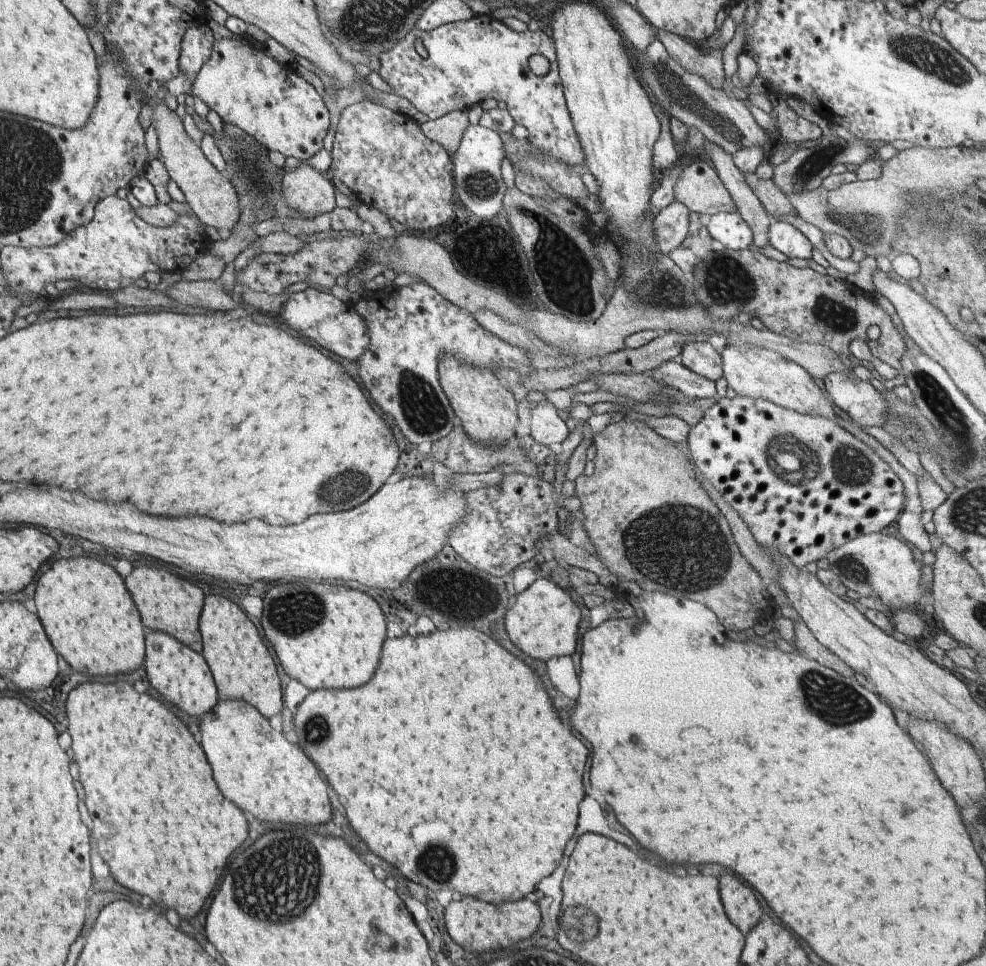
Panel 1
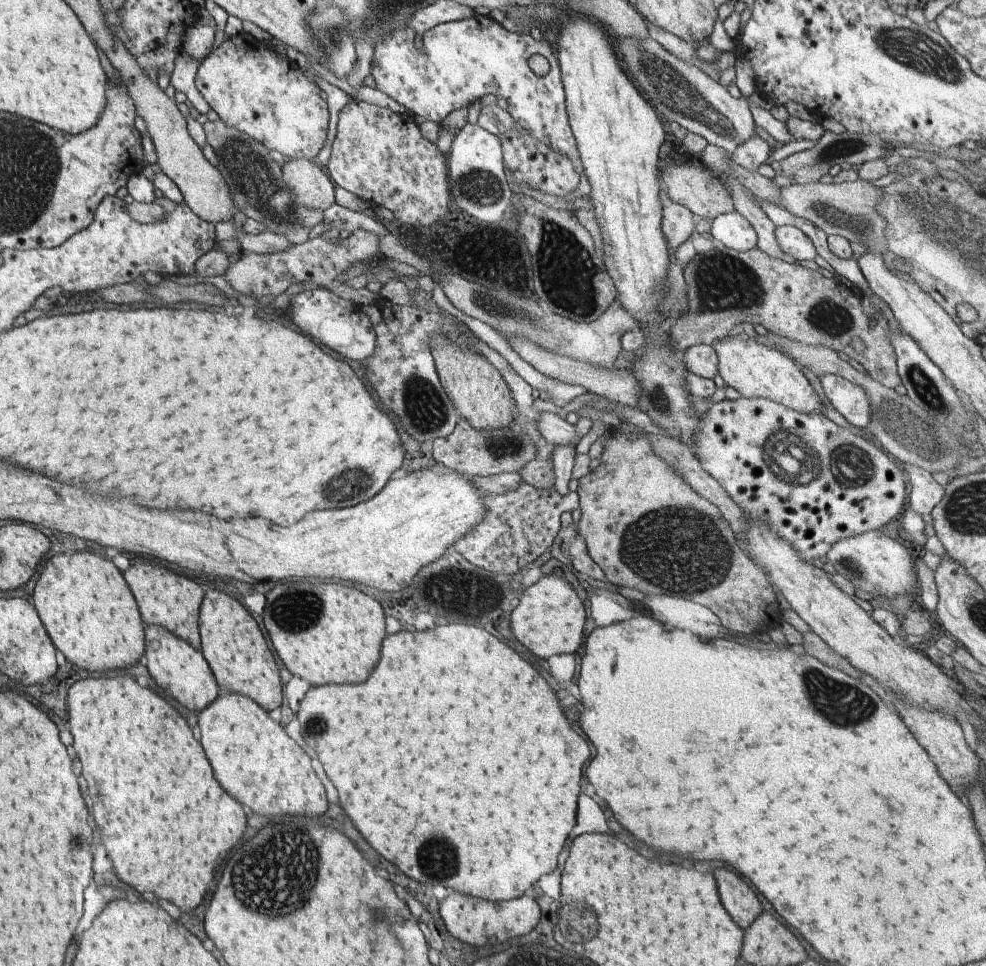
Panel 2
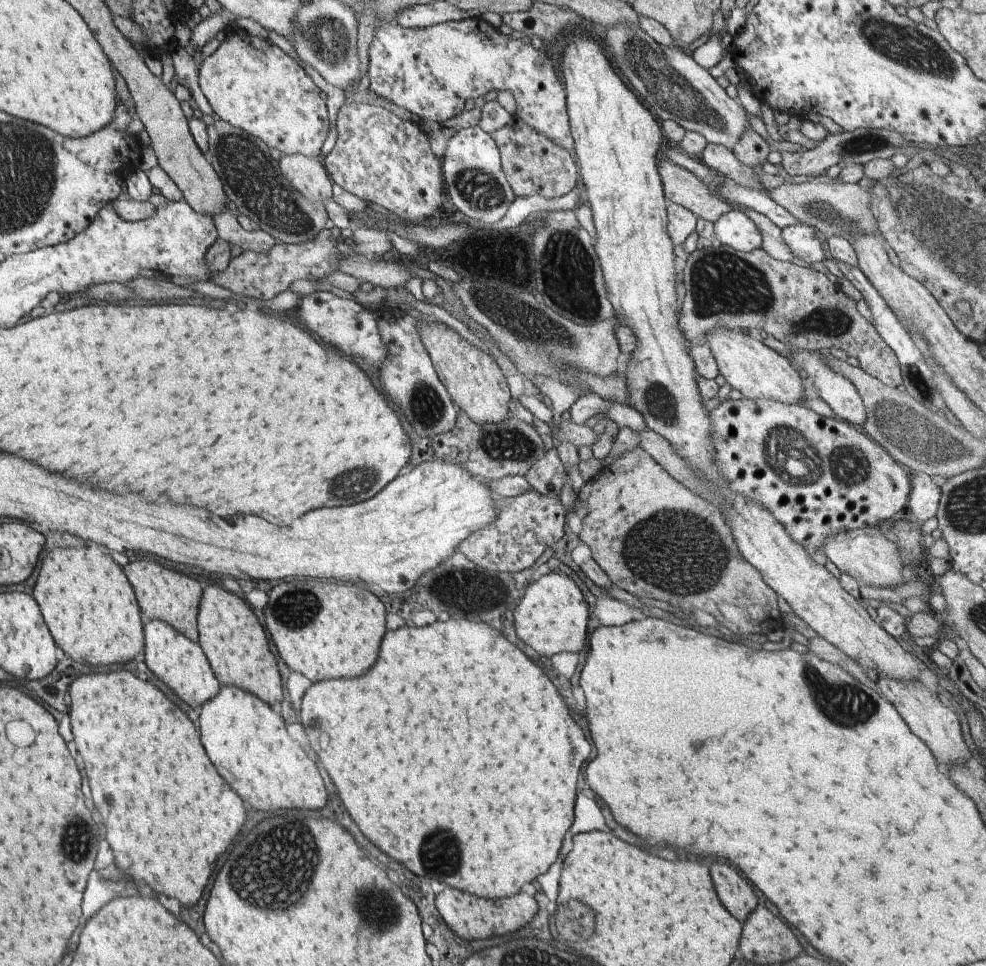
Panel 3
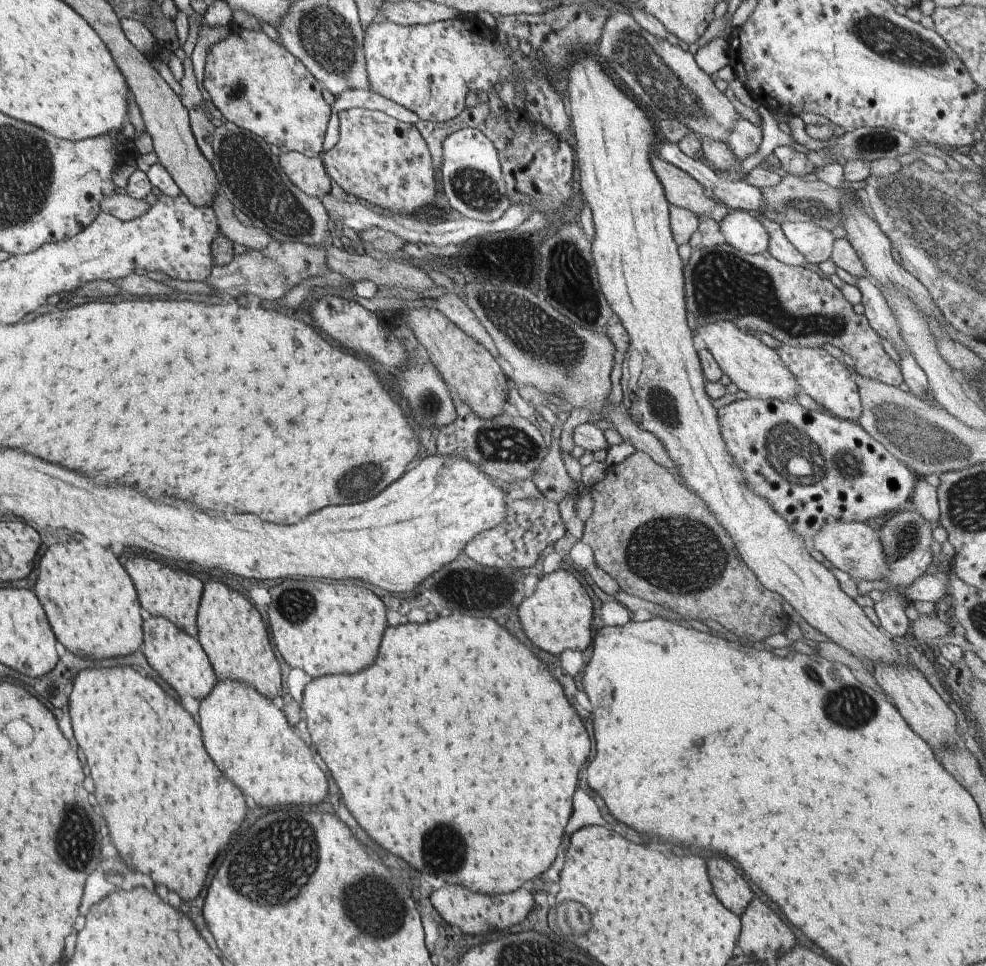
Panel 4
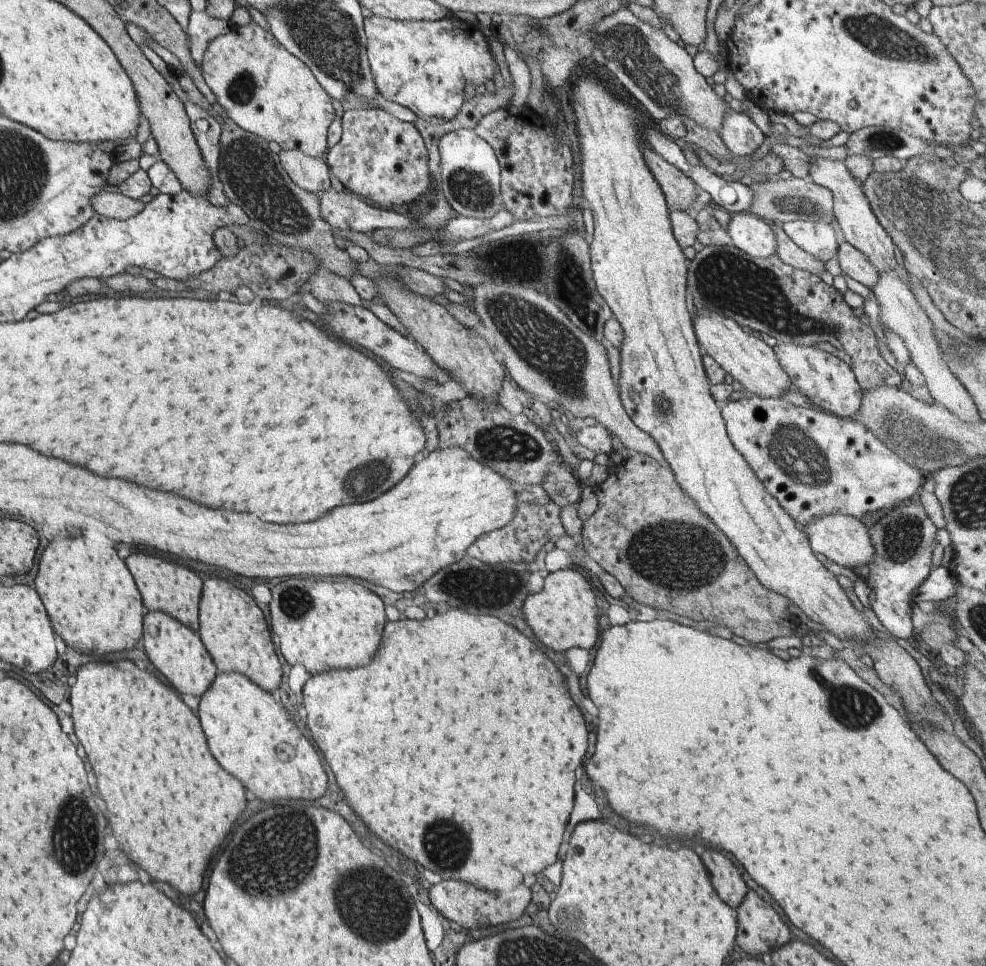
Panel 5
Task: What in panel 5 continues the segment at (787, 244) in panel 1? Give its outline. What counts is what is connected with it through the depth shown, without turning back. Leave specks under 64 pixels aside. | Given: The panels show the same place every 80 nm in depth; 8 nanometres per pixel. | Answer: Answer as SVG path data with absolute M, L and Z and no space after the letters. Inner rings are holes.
M799 220L781 226L795 245L823 263L836 258L839 244L831 223Z

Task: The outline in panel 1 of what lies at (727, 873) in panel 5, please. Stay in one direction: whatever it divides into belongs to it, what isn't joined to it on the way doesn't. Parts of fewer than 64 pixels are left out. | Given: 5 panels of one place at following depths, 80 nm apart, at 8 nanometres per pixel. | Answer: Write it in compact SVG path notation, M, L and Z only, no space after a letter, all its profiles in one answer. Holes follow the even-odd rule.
M721 874L719 893L722 904L734 926L746 936L760 921L762 906L756 894L733 875Z

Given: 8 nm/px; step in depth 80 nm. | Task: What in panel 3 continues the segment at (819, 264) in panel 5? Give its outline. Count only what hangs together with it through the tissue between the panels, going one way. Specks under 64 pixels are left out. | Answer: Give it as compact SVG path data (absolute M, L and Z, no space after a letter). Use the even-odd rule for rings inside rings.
M752 207L738 208L744 211L744 214L754 221L762 235L761 248L776 260L790 262L794 255L788 248L788 245L781 237L781 228L776 226L767 216L760 211L754 210Z

